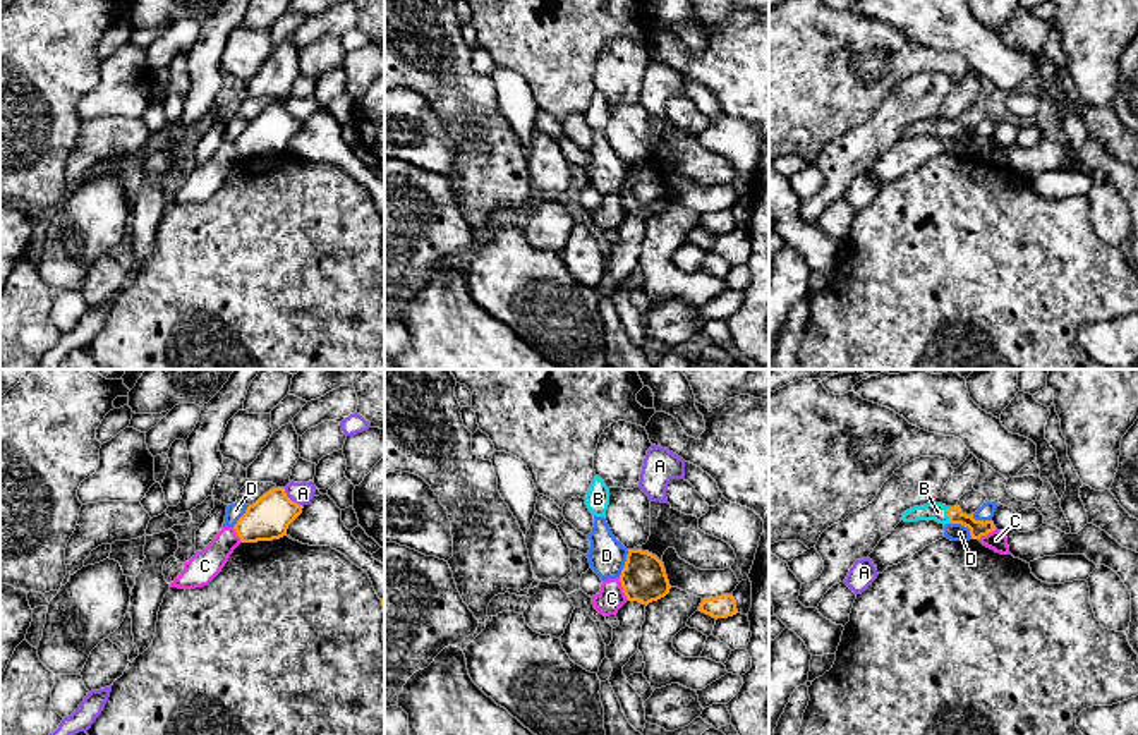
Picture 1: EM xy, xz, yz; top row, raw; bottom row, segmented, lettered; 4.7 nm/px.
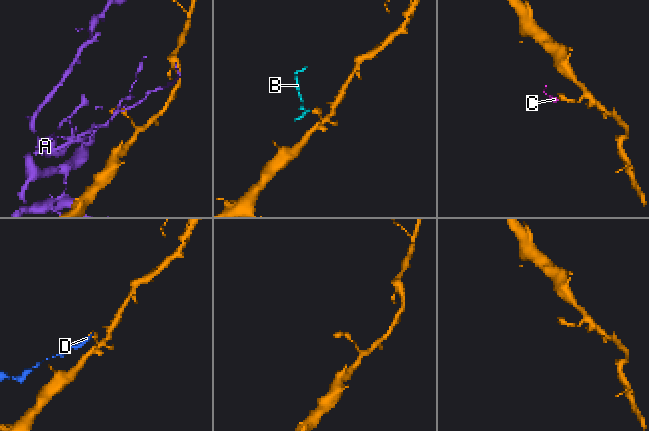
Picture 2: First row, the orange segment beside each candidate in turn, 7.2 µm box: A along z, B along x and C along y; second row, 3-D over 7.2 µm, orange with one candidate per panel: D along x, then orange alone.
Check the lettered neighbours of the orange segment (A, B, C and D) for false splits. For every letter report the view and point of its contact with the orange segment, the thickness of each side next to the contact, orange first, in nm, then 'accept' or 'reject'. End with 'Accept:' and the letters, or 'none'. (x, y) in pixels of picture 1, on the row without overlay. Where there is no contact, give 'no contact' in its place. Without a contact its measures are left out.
A: meets orange in xy at (290, 115); 200 nm thick on the orange side, 100 nm on the other; reject
B: meets orange in yz at (948, 131); 80 nm thick on the orange side, 90 nm on the other; accept
C: meets orange in xz at (623, 205); 220 nm thick on the orange side, 120 nm on the other; reject
D: meets orange in yz at (963, 139); 80 nm thick on the orange side, 80 nm on the other; reject
Accept: B

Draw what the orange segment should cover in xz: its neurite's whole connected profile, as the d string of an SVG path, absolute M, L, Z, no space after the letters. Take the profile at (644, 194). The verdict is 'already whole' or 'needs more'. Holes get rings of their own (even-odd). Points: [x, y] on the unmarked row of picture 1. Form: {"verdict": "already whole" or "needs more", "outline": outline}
{"verdict": "already whole", "outline": "M628 165L620 197L628 216L645 222L664 213L671 204L663 177L642 165Z"}

